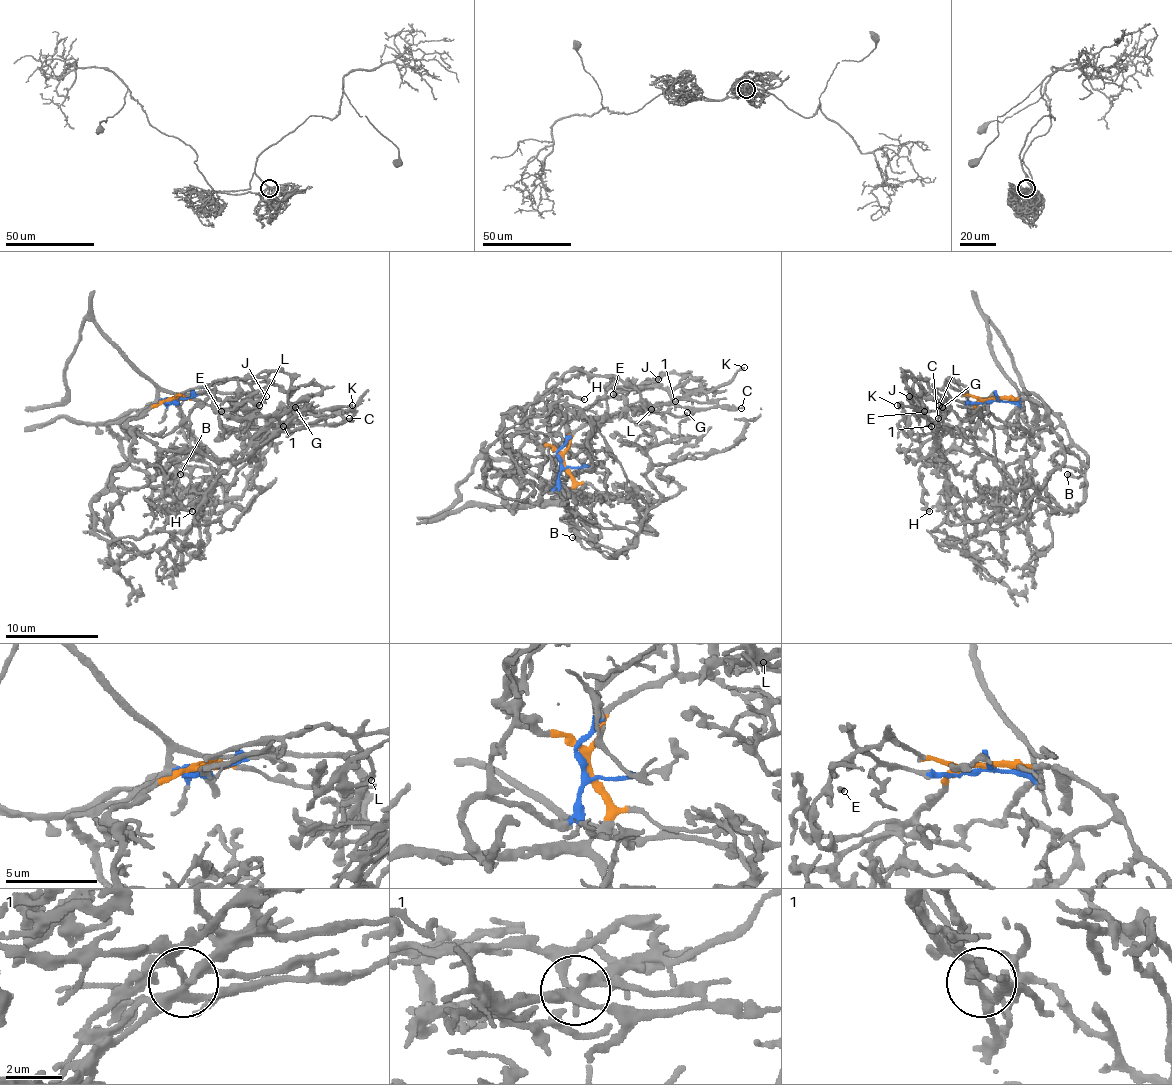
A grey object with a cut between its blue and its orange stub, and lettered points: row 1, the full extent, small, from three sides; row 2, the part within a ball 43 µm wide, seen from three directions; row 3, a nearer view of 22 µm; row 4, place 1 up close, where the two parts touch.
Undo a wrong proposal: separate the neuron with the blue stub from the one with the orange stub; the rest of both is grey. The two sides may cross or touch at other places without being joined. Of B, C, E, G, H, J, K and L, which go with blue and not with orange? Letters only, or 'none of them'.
C, E, G, J, K, L

